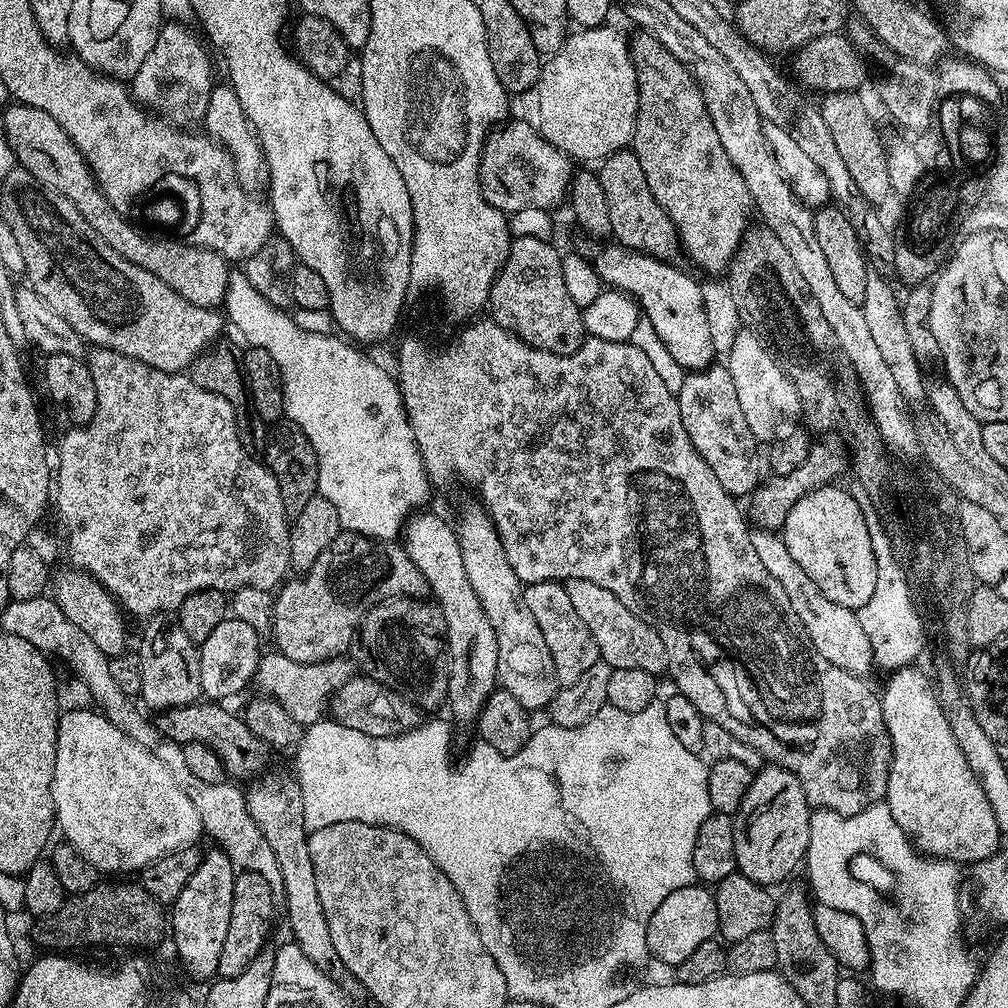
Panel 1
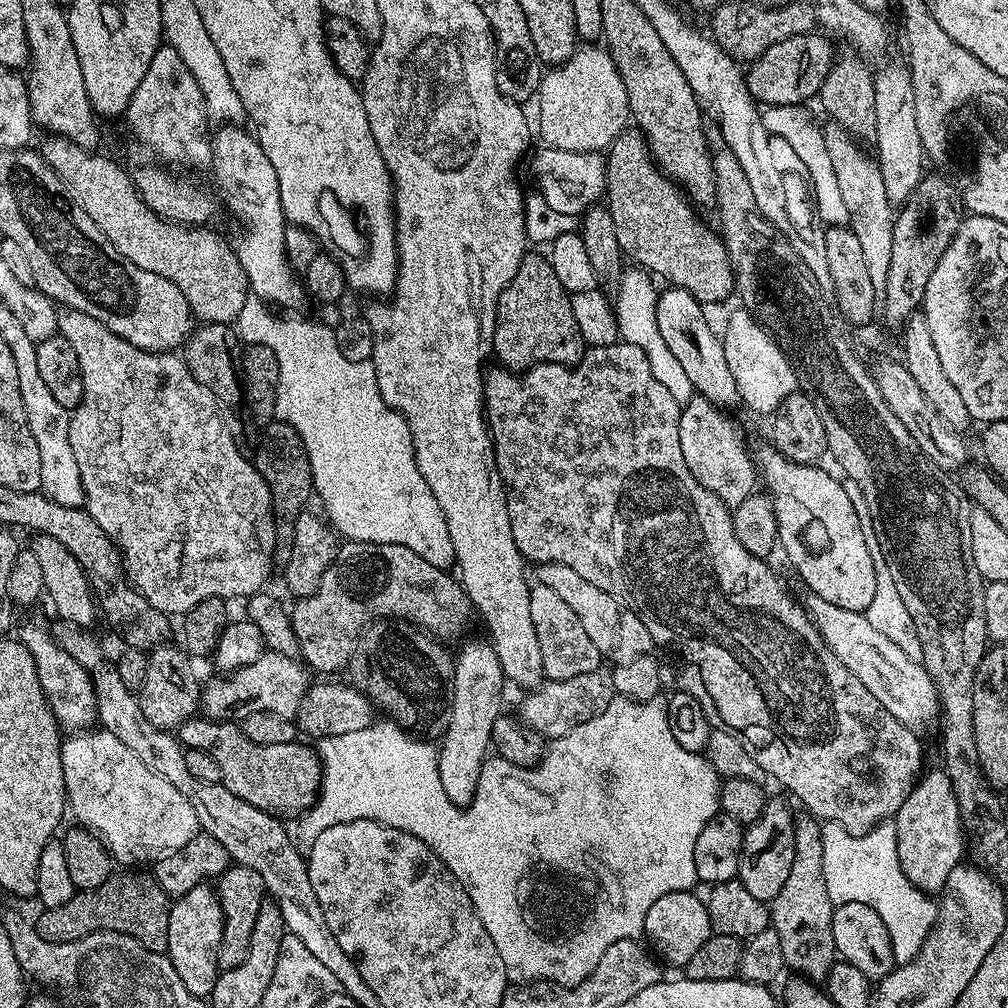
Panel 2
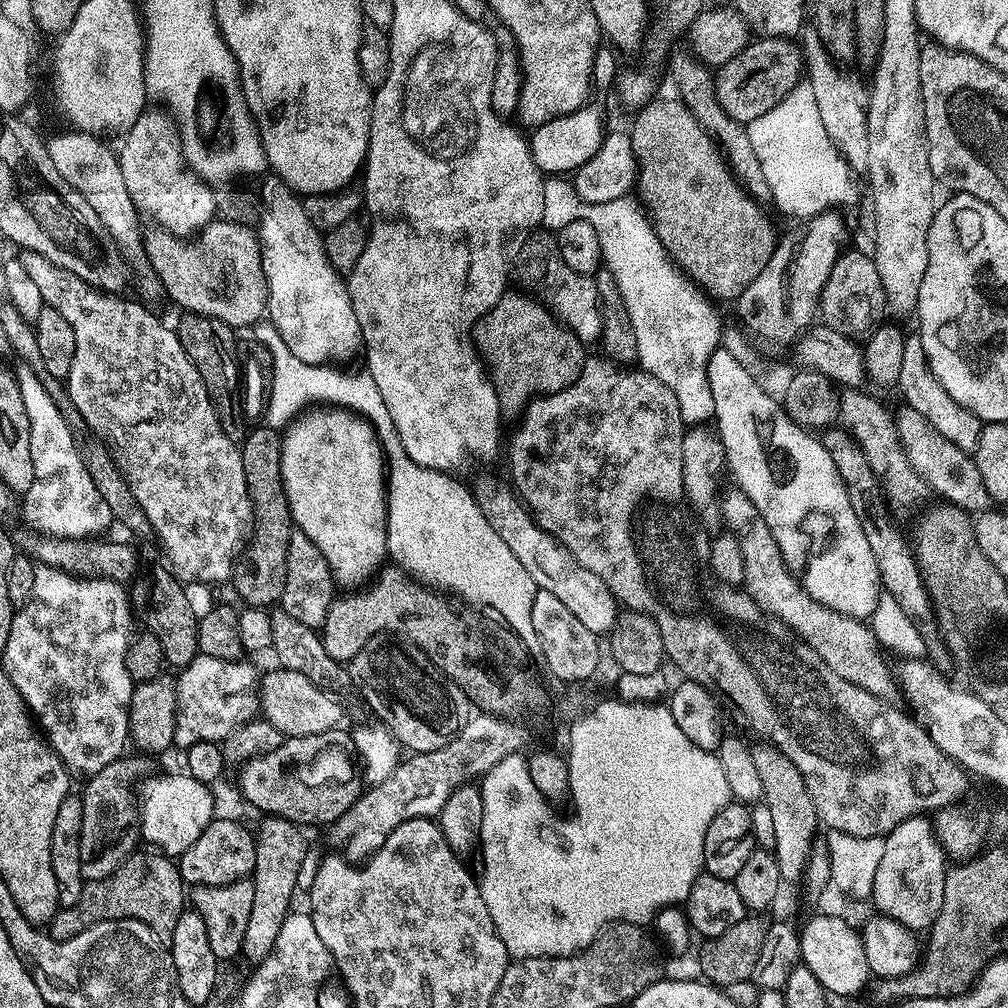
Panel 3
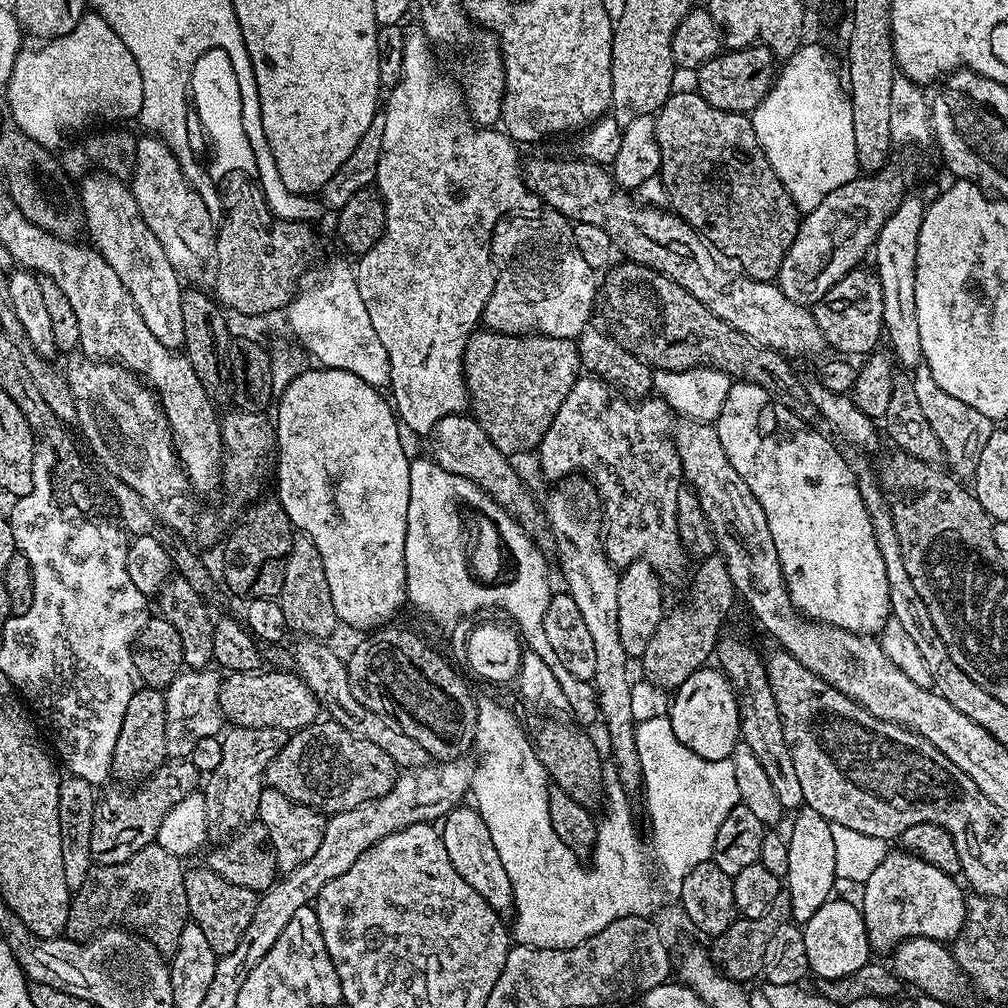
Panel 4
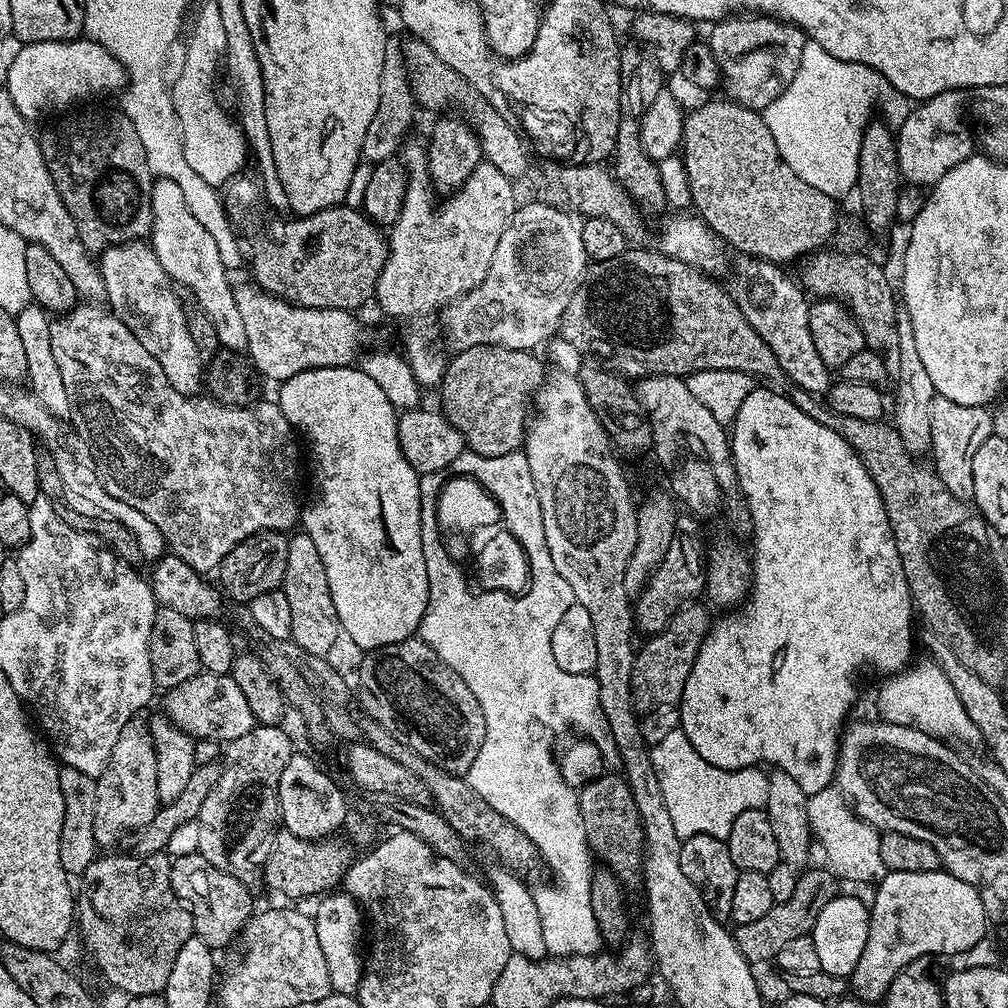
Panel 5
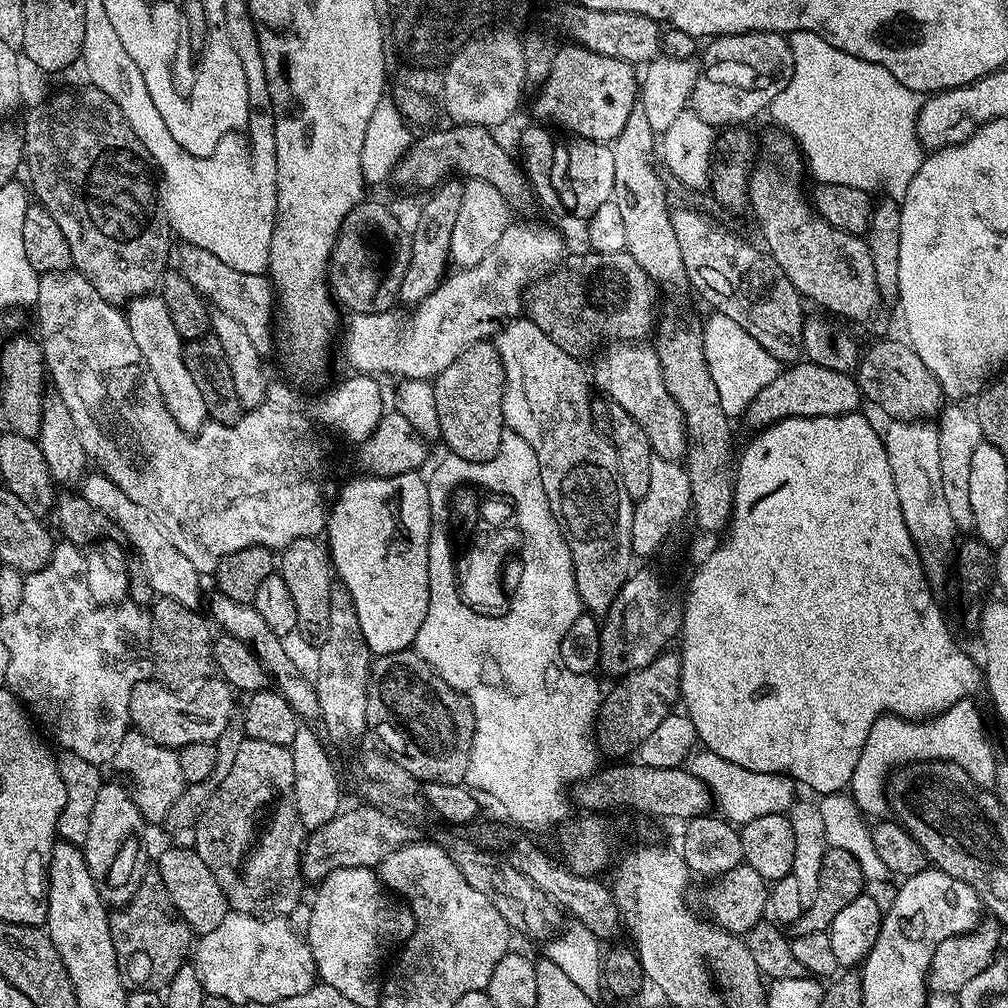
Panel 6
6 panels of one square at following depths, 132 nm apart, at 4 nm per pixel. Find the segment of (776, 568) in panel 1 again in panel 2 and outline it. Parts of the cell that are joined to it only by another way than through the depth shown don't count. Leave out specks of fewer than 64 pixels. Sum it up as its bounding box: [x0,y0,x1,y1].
[806,595,942,734]

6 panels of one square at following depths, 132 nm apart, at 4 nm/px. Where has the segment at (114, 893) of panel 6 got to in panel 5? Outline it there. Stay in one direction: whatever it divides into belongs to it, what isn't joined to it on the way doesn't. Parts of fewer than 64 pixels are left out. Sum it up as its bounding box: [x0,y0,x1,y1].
[94,715,162,845]

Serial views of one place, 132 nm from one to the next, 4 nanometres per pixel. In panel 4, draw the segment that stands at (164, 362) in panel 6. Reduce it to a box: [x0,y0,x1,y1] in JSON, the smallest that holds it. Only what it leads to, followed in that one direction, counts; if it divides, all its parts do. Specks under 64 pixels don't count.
[78,170,183,350]

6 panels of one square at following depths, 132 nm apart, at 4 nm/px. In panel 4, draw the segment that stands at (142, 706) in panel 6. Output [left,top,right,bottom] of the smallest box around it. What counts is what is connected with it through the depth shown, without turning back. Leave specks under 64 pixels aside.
[220,671,322,733]

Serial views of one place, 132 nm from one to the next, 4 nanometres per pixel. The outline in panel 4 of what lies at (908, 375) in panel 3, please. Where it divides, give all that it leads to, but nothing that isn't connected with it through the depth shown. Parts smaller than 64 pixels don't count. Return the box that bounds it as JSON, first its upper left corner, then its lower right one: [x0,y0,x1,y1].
[912,362,994,482]

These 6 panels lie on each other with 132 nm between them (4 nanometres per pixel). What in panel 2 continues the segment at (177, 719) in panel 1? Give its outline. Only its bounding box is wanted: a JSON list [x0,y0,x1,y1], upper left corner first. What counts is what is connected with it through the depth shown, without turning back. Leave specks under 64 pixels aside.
[178,714,324,818]

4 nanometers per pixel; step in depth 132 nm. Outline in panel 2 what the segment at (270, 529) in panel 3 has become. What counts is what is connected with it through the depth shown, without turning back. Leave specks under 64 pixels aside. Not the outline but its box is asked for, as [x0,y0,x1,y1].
[254,418,313,562]

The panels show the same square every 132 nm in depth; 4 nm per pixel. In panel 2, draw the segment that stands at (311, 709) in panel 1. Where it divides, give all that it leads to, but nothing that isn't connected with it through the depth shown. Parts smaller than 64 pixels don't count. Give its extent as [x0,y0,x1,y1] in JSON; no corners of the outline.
[202,650,310,722]

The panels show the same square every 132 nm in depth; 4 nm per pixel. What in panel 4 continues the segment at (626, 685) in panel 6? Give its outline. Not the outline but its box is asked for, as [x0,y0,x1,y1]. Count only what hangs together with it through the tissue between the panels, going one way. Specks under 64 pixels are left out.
[638,554,738,690]

